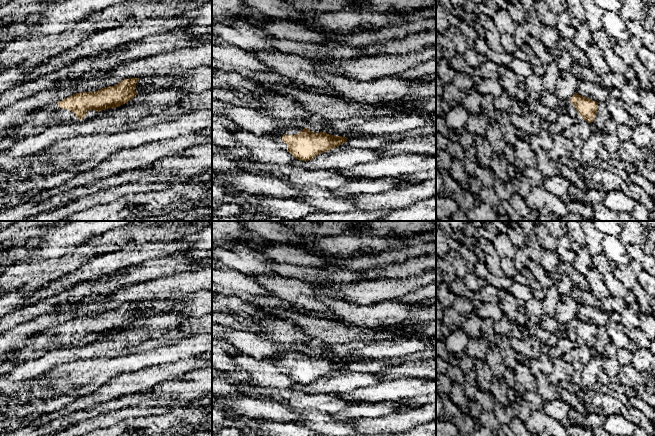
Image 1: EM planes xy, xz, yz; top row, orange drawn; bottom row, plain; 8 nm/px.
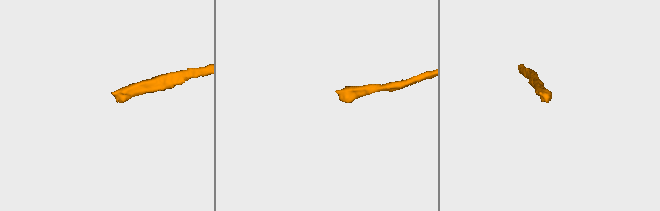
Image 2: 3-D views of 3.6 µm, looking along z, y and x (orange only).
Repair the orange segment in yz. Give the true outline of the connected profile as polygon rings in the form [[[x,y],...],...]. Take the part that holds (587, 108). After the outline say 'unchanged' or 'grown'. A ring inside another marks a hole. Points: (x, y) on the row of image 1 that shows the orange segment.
[[[578,93],[574,94],[570,101],[574,106],[565,108],[565,111],[571,116],[573,124],[580,123],[583,120],[588,123],[594,121],[598,110],[598,102]]] | grown

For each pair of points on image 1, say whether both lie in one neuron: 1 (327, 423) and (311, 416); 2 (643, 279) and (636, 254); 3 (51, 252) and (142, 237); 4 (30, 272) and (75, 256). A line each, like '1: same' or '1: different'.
1: same
2: different
3: different
4: same

